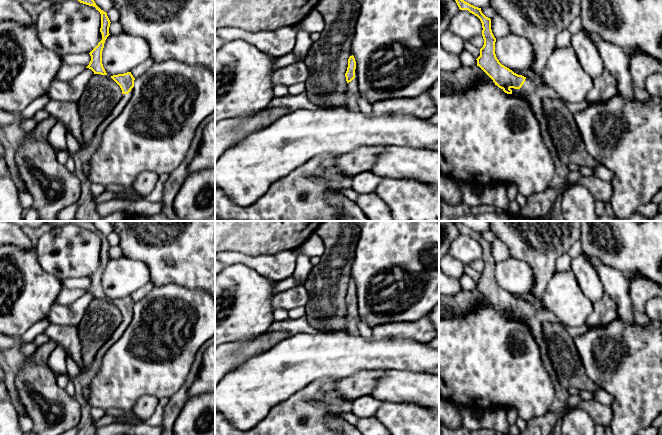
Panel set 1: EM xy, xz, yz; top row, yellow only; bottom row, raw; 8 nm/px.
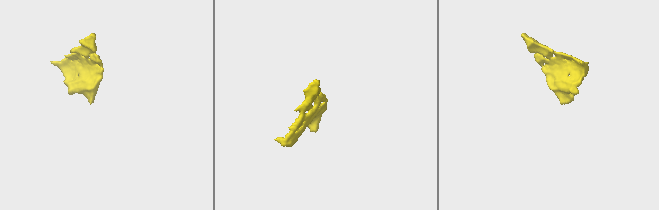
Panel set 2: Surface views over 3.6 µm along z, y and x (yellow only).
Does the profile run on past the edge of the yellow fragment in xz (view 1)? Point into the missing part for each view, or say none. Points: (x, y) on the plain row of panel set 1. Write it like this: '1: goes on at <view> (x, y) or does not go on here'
1: goes on at xz (352, 314)

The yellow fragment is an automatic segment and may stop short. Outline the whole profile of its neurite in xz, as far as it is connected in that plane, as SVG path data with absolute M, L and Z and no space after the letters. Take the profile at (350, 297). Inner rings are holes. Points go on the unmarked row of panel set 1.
M351 278L348 283L348 291L345 297L347 309L346 309L346 326L347 331L353 335L360 335L359 333L359 320L360 315L358 311L358 299L356 293L356 285Z

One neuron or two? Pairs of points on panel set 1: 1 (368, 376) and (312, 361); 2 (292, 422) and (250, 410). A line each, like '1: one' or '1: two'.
1: two
2: two

